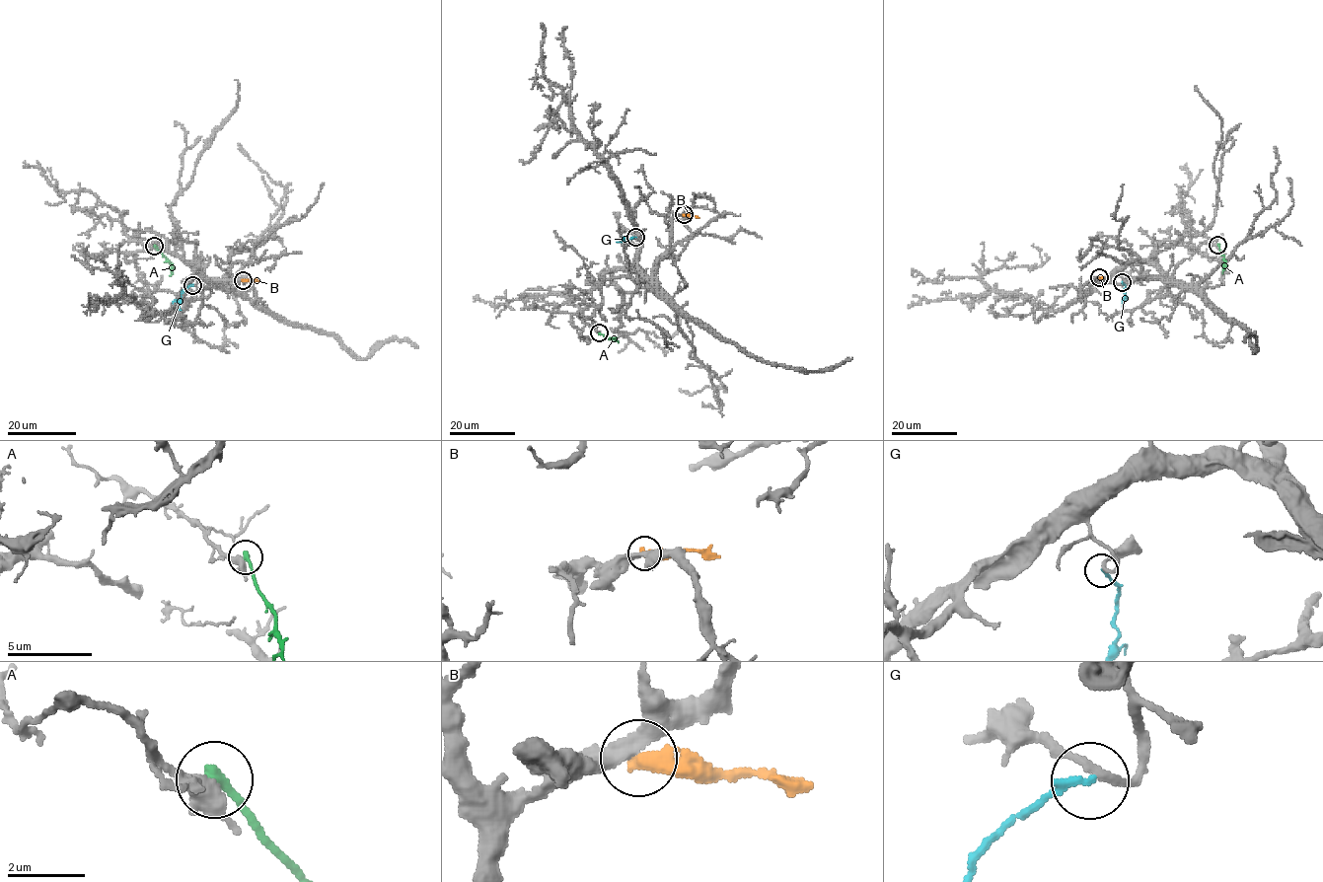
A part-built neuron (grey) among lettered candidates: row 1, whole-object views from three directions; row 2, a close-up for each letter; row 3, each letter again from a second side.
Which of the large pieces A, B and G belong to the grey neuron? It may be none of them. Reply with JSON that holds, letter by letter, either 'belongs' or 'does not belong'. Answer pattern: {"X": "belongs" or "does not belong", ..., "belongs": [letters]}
{"A": "does not belong", "B": "does not belong", "G": "belongs", "belongs": ["G"]}

